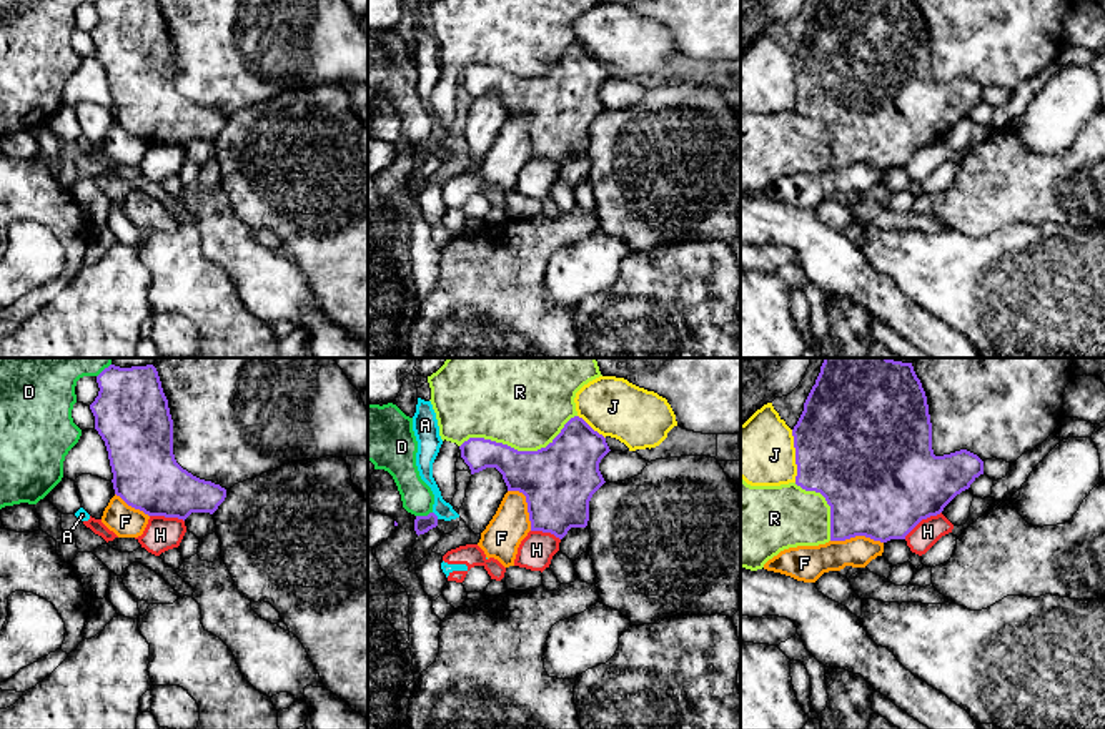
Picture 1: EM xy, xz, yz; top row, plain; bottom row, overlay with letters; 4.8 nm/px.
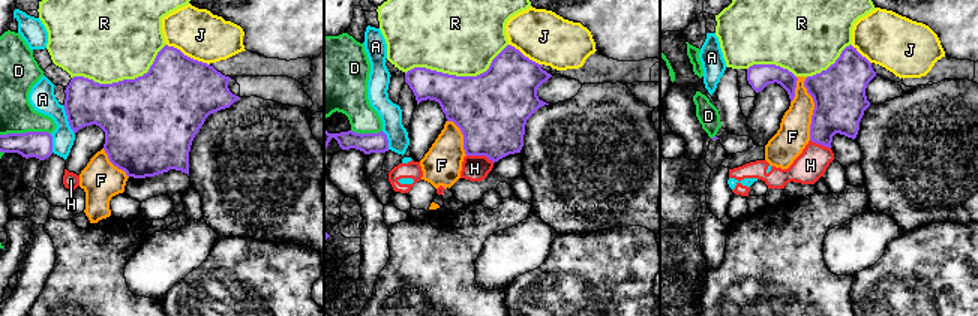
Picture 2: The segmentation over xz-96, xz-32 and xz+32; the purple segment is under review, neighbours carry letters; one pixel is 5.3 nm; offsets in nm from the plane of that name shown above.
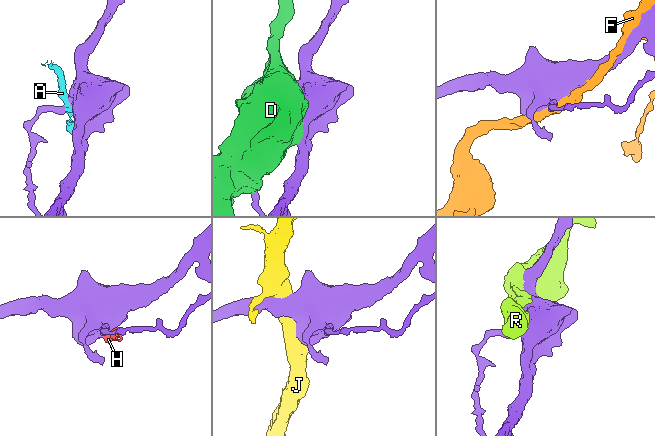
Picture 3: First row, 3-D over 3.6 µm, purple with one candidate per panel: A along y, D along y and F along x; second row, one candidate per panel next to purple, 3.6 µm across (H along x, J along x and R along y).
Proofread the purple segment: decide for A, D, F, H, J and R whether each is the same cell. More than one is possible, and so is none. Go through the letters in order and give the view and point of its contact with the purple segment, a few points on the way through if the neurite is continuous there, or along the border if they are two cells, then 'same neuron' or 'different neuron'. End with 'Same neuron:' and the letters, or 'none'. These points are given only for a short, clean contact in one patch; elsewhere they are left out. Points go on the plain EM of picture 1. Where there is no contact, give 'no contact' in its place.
A: contact xz (435, 142); border xz (433, 138), (438, 145); different neuron
D: contact xz (423, 143); different neuron
F: contact yz (857, 162); different neuron
H: contact yz (922, 145); border yz (941, 138), (924, 145), (904, 165); different neuron
J: contact yz (796, 84); different neuron
R: contact xz (516, 77); different neuron
Same neuron: none

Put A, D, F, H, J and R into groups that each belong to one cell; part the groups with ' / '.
A H / D / F / J / R

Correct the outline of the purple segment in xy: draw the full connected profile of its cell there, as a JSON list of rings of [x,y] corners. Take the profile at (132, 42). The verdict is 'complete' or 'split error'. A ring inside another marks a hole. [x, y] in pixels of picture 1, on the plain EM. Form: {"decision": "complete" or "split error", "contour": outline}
{"decision": "complete", "contour": [[[100,0],[98,23],[90,32],[95,57],[105,68],[113,117],[128,133],[148,143],[186,146],[191,140],[213,141],[226,117],[183,97],[173,82],[173,47],[158,0]]]}

